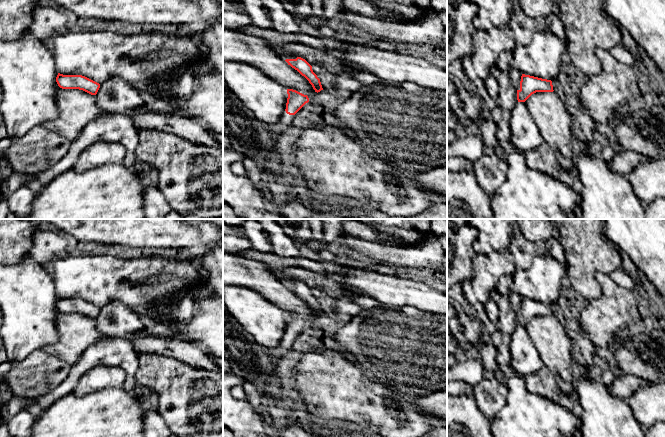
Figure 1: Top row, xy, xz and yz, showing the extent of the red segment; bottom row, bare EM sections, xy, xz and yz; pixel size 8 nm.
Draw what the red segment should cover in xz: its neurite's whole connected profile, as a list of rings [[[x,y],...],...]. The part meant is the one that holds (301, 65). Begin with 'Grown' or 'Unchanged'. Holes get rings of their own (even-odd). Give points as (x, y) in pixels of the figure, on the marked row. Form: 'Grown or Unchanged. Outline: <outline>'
Grown. Outline: [[[283,53],[280,57],[288,65],[304,76],[312,85],[315,92],[318,93],[323,90],[320,79],[313,72],[312,66],[305,59],[290,53]]]

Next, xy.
Unchanged. Outline: [[[63,75],[56,77],[58,86],[62,89],[79,89],[91,95],[96,95],[100,84],[82,75]]]

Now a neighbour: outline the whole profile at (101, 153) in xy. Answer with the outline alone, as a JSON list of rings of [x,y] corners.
[[[99,141],[87,147],[72,168],[85,171],[109,164],[123,164],[126,152],[119,143]]]

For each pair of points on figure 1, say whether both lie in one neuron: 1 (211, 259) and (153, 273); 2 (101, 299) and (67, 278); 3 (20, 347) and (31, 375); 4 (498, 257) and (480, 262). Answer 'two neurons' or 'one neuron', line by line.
1: two neurons
2: one neuron
3: two neurons
4: one neuron

